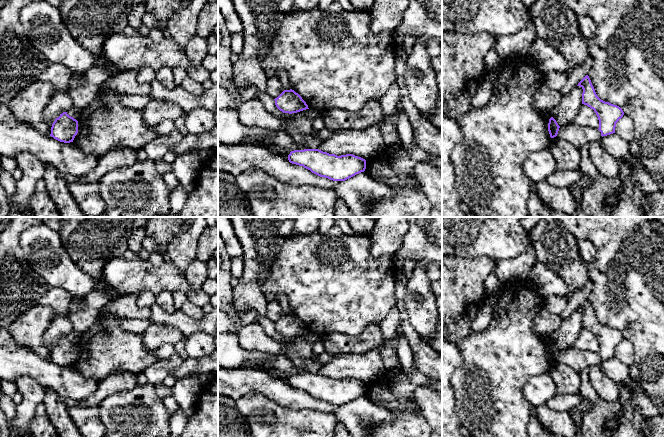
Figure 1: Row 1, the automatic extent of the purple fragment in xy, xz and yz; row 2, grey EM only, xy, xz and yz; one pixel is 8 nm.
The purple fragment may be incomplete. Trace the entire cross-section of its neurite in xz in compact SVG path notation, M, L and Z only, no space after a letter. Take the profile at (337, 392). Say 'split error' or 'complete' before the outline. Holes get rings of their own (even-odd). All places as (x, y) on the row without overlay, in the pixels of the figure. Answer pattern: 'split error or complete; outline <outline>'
complete; outline M319 373L291 375L288 384L333 405L345 405L366 393L366 384L361 381L353 378L337 380Z

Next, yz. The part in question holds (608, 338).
complete; outline M586 299L577 310L583 313L582 328L593 333L598 341L598 353L601 356L601 360L603 361L615 357L616 347L624 339L622 332L601 324L597 320L588 299Z

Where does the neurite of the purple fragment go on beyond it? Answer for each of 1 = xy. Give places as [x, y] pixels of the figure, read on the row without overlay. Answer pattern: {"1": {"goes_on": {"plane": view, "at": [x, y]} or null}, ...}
{"1": {"goes_on": null}}

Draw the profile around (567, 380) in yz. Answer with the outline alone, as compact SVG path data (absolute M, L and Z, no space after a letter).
M554 361L549 369L549 374L554 379L560 394L578 394L581 388L579 372L563 363Z

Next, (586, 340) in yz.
M582 328L576 341L574 347L580 350L590 350L592 352L599 352L599 344L593 333L587 329Z

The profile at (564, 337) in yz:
M575 310L562 324L551 334L552 341L560 351L574 346L575 341L582 329L583 313Z

